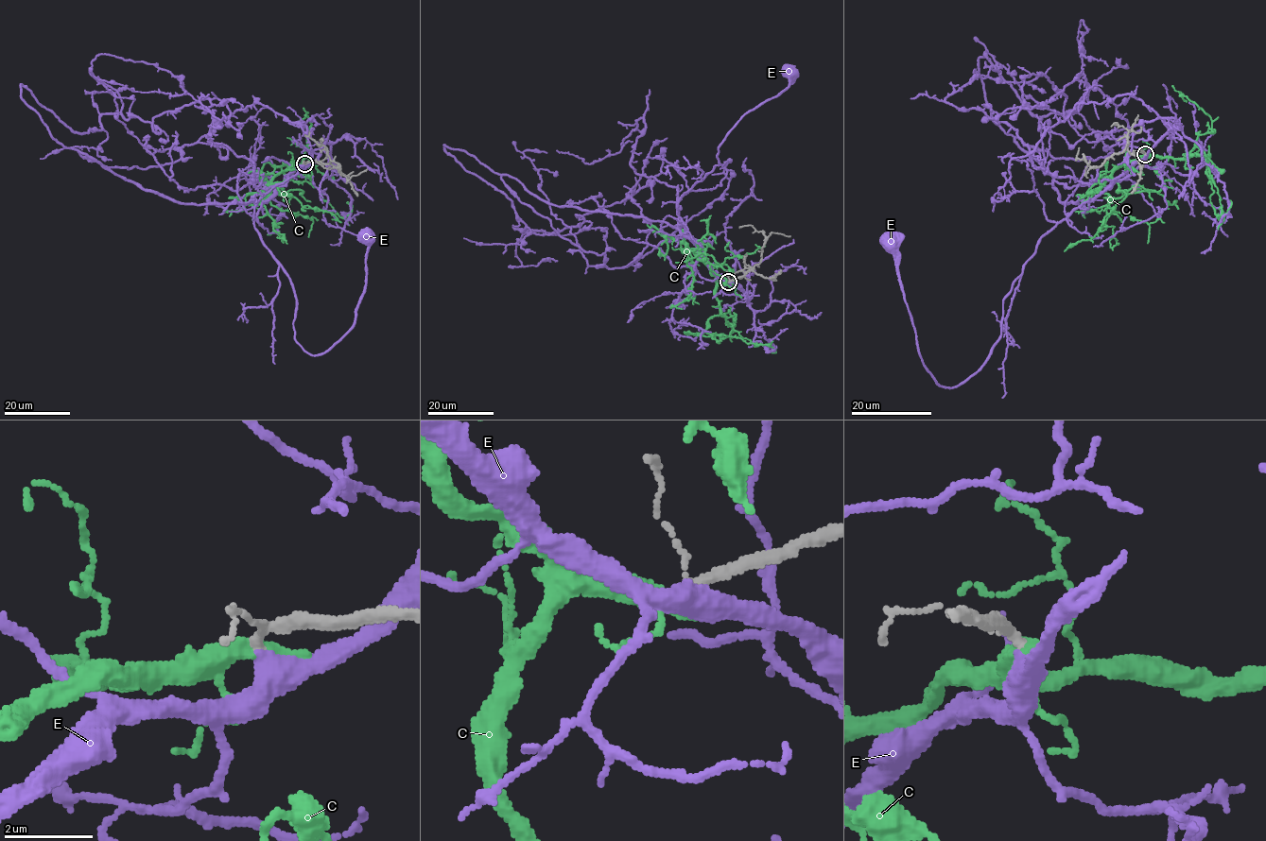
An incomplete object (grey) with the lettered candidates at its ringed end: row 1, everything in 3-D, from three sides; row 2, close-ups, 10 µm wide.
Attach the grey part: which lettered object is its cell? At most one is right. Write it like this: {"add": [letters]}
{"add": ["E"]}

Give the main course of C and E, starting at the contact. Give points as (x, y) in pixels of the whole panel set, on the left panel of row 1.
C: (305, 163), (281, 167), (294, 180), (314, 185), (340, 217), (352, 212), (348, 201)
E: (305, 164), (263, 203), (253, 225), (292, 283), (295, 340), (312, 355), (353, 324), (366, 285), (366, 233)

